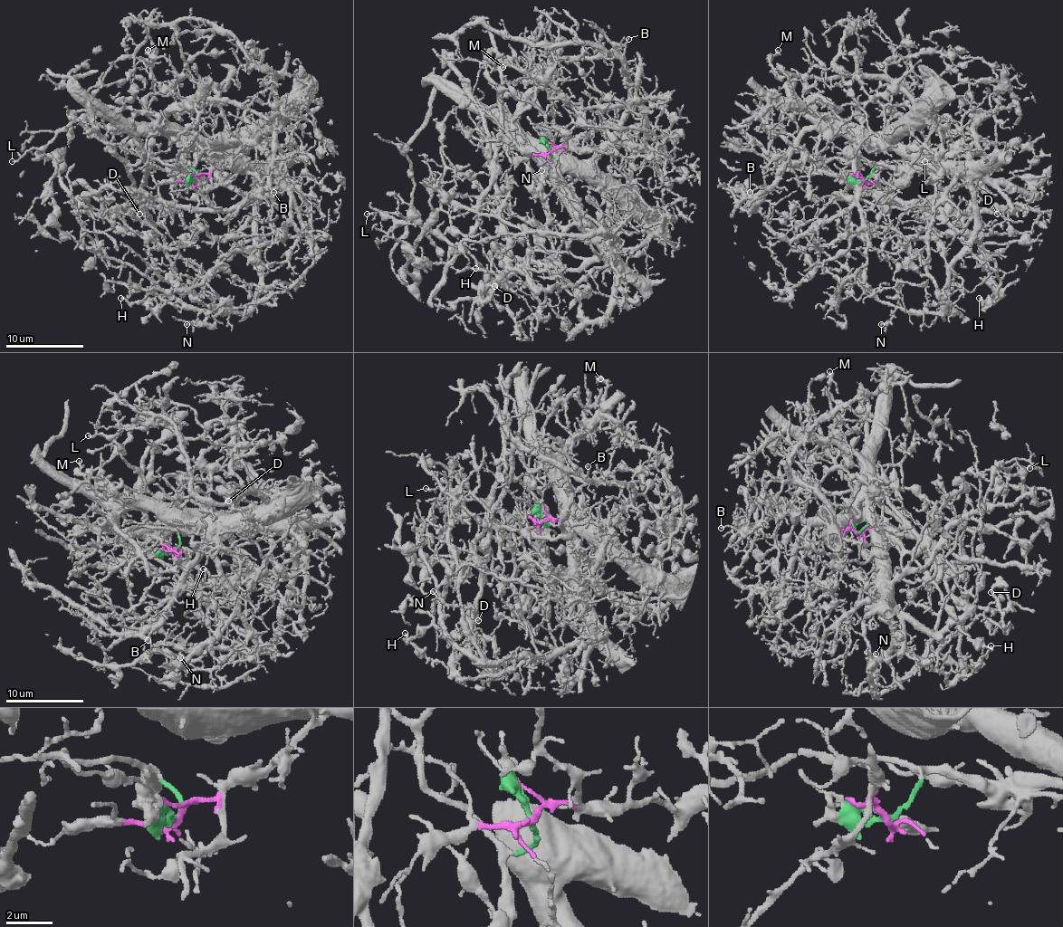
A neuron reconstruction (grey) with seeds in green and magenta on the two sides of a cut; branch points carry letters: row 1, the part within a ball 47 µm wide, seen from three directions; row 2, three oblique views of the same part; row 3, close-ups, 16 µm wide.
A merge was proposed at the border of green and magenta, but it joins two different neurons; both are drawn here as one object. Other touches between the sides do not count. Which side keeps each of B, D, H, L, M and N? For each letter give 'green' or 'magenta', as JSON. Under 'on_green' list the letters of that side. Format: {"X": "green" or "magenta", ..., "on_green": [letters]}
{"B": "magenta", "D": "green", "H": "green", "L": "magenta", "M": "magenta", "N": "magenta", "on_green": ["D", "H"]}

